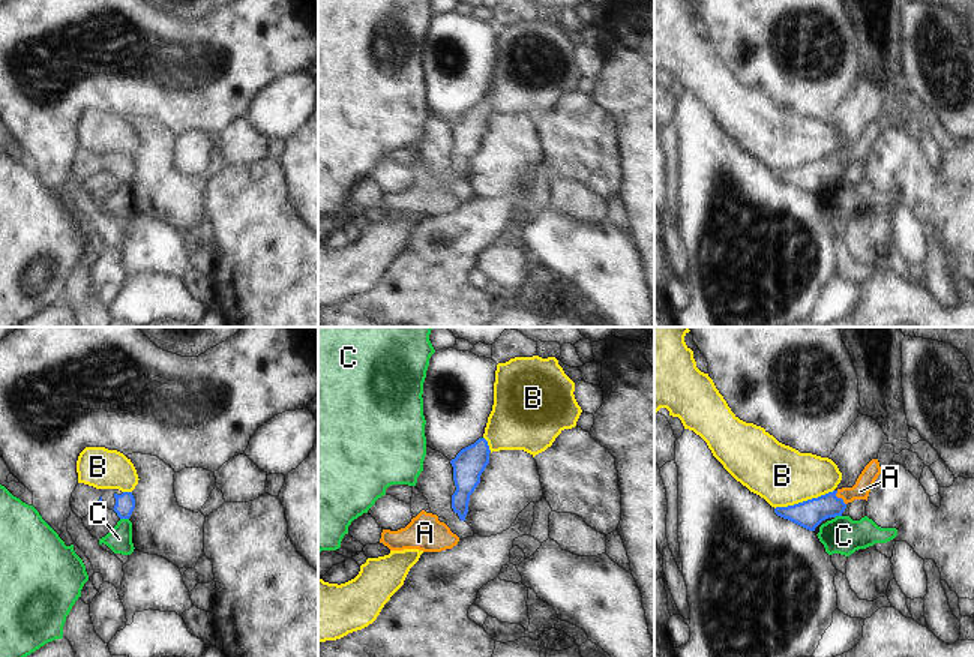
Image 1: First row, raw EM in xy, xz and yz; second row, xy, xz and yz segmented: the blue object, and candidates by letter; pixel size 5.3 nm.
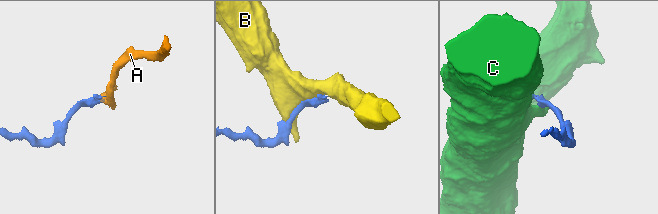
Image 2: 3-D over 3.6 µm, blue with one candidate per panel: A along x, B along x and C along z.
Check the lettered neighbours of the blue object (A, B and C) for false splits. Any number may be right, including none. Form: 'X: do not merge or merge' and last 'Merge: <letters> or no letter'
A: merge
B: do not merge
C: do not merge
Merge: A

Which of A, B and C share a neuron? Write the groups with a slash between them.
A / B / C

